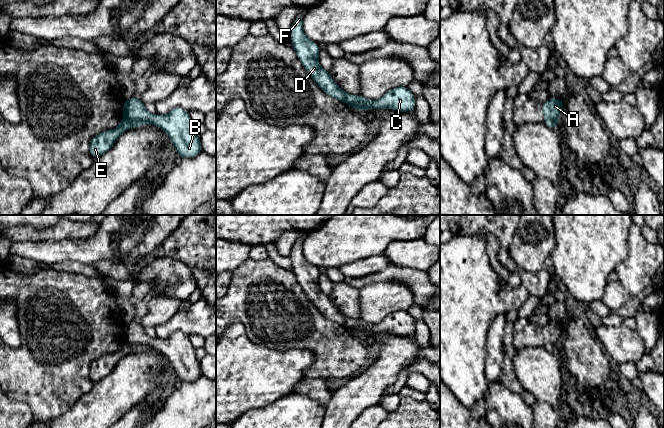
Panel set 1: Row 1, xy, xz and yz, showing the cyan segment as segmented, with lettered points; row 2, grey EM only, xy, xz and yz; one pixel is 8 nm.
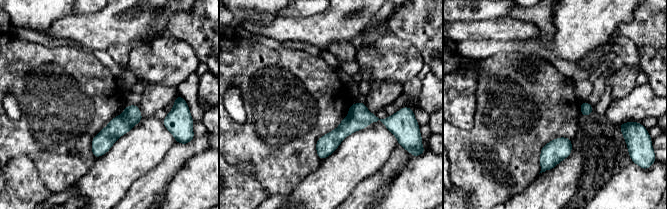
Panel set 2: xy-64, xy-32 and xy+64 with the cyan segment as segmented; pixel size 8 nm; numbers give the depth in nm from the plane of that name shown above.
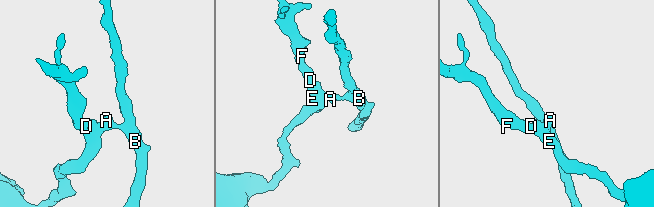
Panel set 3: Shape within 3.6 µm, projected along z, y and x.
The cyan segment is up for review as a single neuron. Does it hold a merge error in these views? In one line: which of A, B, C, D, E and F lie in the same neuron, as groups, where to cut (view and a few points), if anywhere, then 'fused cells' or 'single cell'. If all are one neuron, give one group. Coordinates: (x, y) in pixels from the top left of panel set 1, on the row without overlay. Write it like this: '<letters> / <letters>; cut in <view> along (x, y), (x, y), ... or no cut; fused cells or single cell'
A B C / D E F; cut in xy along (124, 339), (132, 343), (140, 343), (144, 347); fused cells

